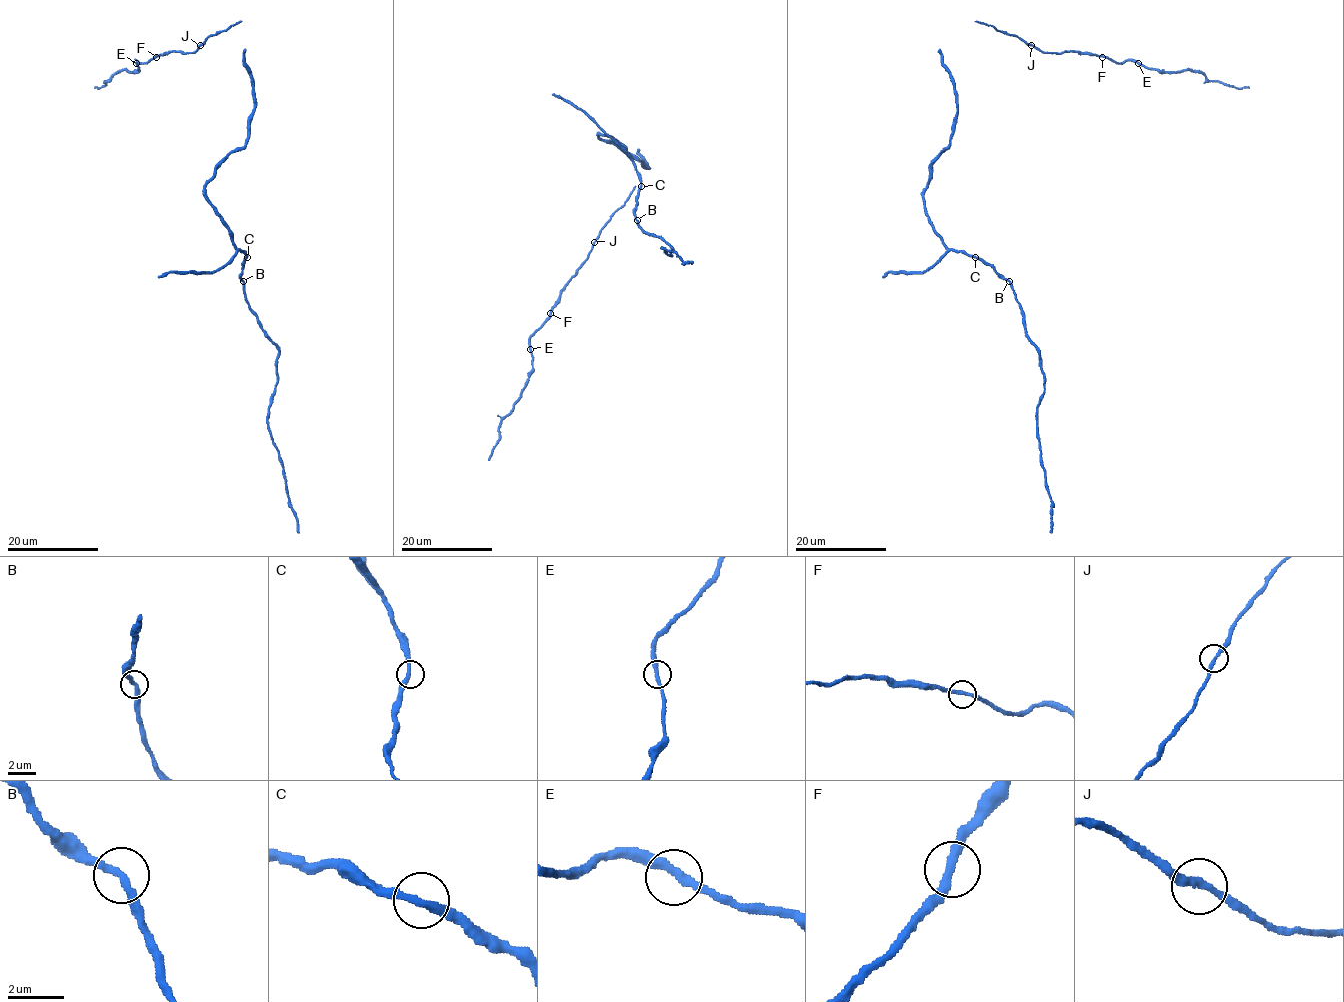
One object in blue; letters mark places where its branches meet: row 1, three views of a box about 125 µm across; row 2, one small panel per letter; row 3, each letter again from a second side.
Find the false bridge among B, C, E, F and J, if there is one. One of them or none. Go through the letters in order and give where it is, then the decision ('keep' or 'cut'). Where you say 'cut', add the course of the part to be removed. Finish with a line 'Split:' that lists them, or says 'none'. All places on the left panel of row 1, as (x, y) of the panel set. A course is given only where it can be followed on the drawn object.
B: (243, 281) | keep
C: (247, 257) | keep
E: (136, 63) | keep
F: (156, 57) | keep
J: (200, 45) | keep
Split: none

